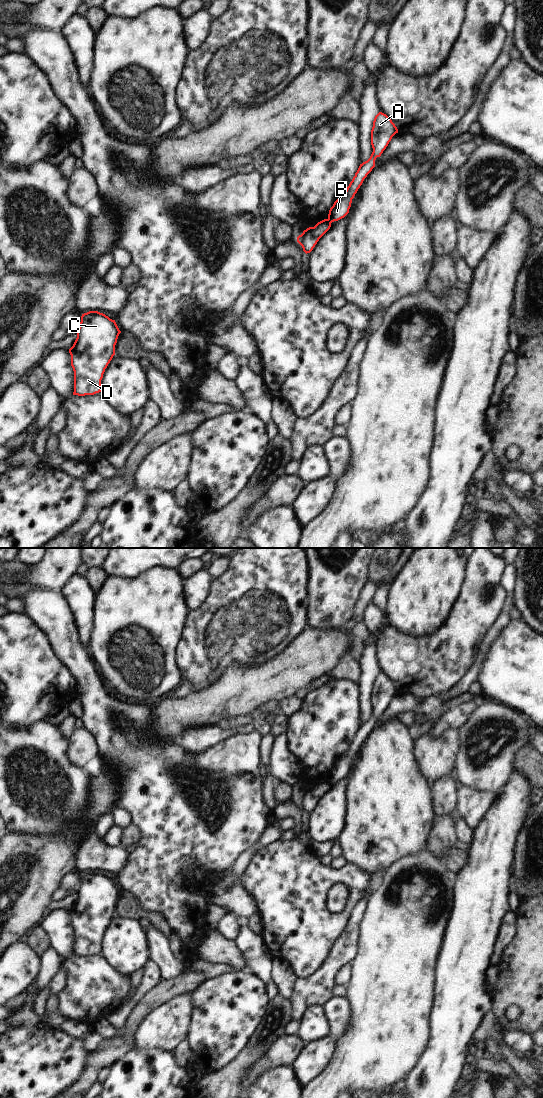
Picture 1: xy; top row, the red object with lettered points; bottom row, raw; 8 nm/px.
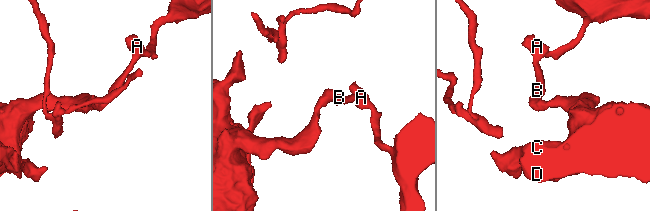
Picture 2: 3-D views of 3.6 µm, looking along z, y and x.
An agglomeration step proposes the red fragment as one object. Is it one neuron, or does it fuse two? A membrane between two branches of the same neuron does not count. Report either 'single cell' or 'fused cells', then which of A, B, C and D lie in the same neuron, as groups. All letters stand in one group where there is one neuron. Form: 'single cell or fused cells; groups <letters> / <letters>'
fused cells; groups A B / C D

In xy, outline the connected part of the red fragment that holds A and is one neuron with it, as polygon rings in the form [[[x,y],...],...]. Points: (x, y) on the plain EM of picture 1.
[[[379,672],[374,678],[371,690],[371,705],[373,712],[367,721],[360,724],[346,751],[330,768],[328,780],[331,783],[344,778],[349,773],[352,759],[362,745],[364,739],[375,727],[376,718],[381,716],[396,693],[398,693],[398,689],[392,680],[386,674]]]

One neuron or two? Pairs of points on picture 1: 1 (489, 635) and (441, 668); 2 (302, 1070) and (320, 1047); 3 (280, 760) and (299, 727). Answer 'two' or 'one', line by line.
1: two
2: one
3: two

